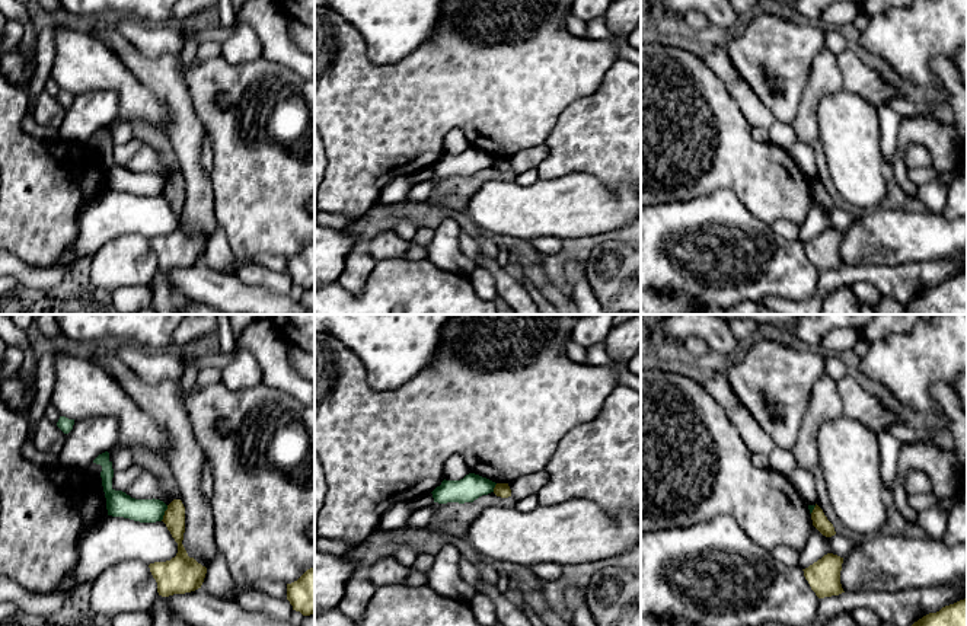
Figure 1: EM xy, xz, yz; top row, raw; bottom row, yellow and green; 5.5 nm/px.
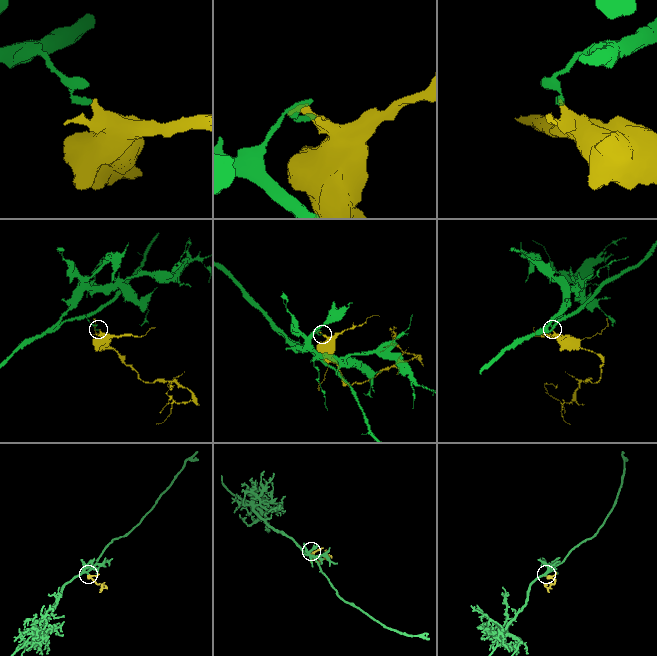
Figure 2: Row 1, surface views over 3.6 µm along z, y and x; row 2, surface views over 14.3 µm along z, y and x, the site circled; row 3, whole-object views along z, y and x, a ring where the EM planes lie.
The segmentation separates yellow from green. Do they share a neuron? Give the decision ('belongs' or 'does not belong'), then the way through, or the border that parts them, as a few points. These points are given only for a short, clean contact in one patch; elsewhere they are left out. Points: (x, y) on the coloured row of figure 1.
does not belong | along xy (168, 505), (160, 520)

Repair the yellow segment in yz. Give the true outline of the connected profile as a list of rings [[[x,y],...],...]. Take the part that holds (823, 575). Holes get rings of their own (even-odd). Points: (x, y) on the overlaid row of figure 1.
[[[827,553],[808,568],[802,569],[805,579],[818,598],[845,593],[840,584],[842,563],[843,558]]]

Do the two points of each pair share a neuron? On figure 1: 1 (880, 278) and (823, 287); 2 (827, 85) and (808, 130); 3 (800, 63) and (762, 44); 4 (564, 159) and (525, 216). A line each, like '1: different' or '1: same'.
1: same
2: same
3: same
4: different

